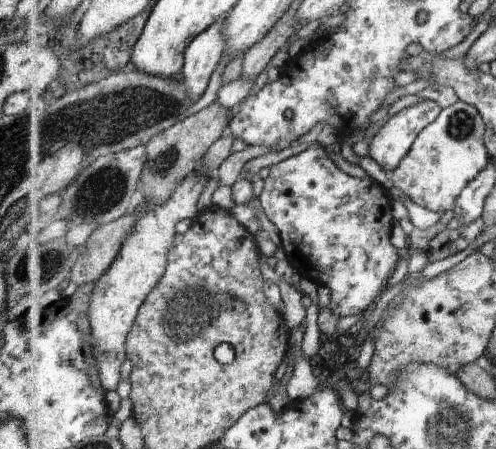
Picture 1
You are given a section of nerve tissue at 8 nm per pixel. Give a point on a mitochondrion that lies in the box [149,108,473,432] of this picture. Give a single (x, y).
(185, 315)

